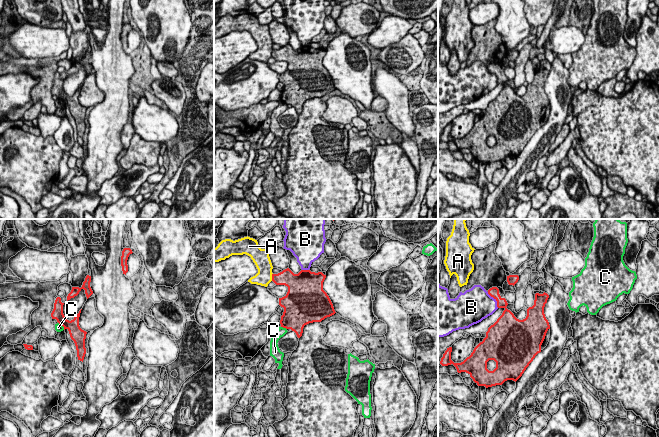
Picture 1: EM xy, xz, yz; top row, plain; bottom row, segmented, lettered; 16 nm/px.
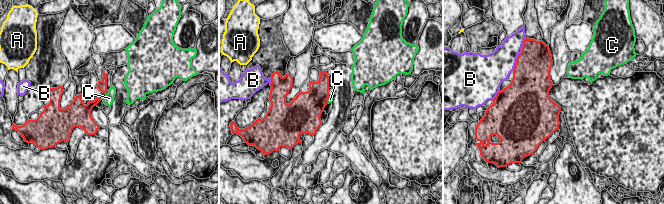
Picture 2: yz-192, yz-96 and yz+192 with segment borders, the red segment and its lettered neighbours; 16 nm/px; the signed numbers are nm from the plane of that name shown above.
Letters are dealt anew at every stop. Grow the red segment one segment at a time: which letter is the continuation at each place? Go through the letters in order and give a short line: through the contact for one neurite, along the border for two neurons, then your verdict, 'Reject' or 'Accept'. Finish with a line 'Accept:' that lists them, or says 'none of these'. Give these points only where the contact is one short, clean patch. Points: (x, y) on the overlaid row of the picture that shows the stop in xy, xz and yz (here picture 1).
A: Line: xz (272, 273), (271, 280). Reject
B: Reject
C: Line: xy (58, 322), (64, 329). Reject
Accept: none of these

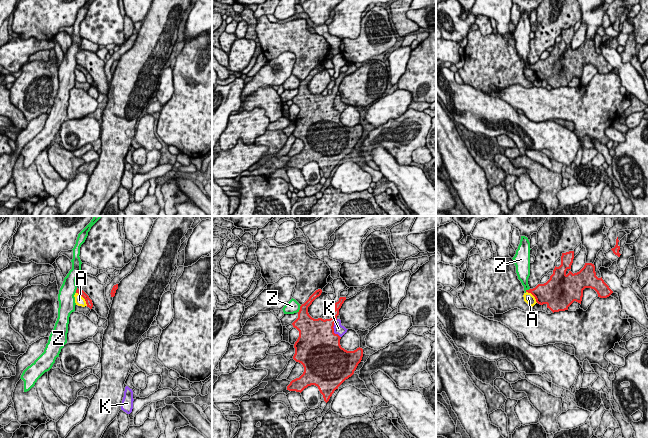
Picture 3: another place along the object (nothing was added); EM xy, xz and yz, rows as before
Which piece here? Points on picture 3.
A: Line: xy (76, 292), (84, 299), (87, 305). Reject
K: Reject
Z: Line: xz (301, 305), (298, 312). Reject
Accept: none of these

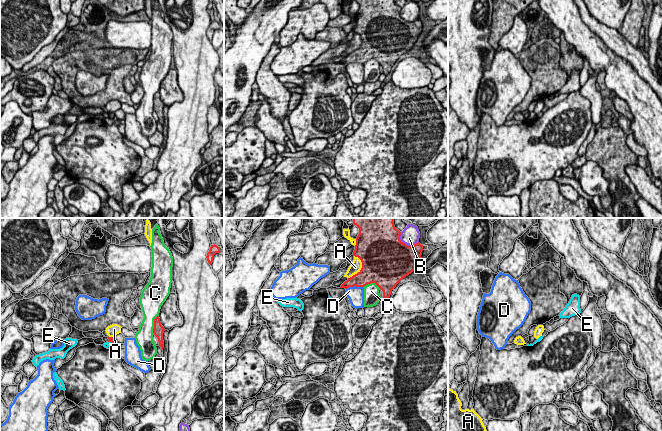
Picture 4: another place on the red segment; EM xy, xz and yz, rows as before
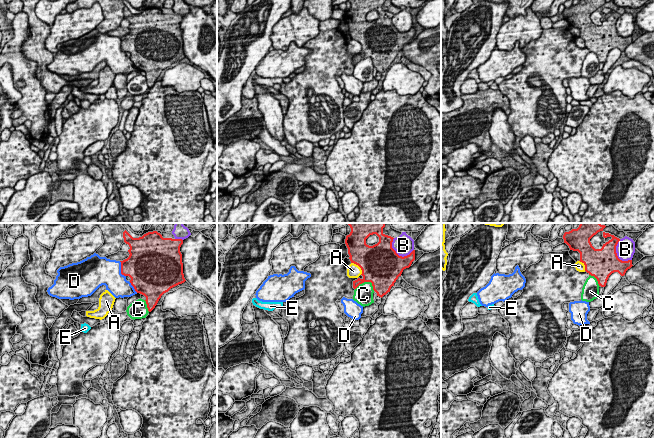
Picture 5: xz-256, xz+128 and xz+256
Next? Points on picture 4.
A: Reject
B: Reject
C: Reject
D: Reject
E: Line: xy (108, 341), (112, 343). Reject
Accept: none of these

